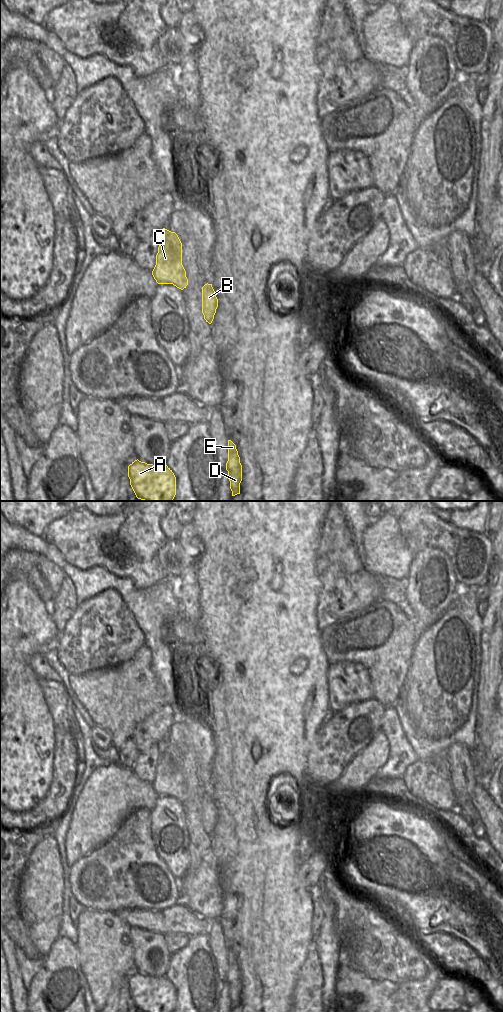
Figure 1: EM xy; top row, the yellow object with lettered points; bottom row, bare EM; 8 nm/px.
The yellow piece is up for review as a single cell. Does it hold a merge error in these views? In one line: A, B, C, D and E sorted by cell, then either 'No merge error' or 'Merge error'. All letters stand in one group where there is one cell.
Groups: A B C D E. No merge error.

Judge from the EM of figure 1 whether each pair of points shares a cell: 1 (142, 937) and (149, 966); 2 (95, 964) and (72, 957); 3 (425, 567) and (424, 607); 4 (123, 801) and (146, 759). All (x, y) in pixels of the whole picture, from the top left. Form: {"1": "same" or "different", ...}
{"1": "same", "2": "different", "3": "same", "4": "different"}

